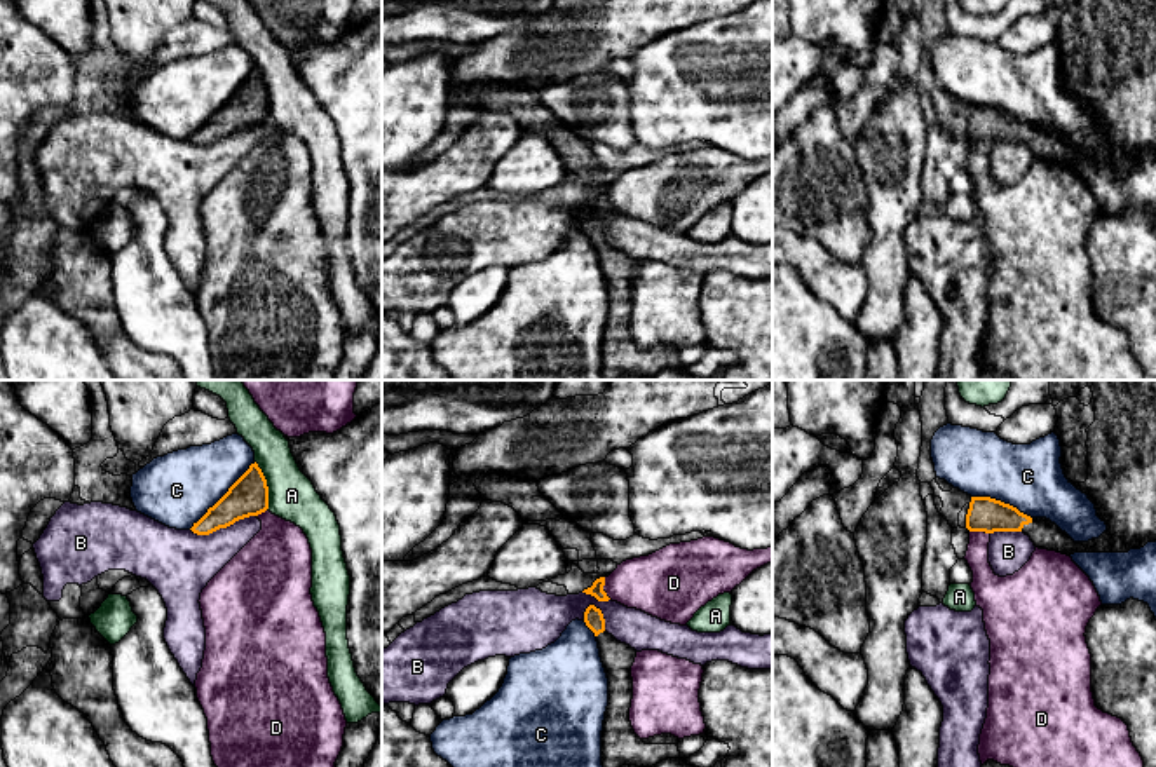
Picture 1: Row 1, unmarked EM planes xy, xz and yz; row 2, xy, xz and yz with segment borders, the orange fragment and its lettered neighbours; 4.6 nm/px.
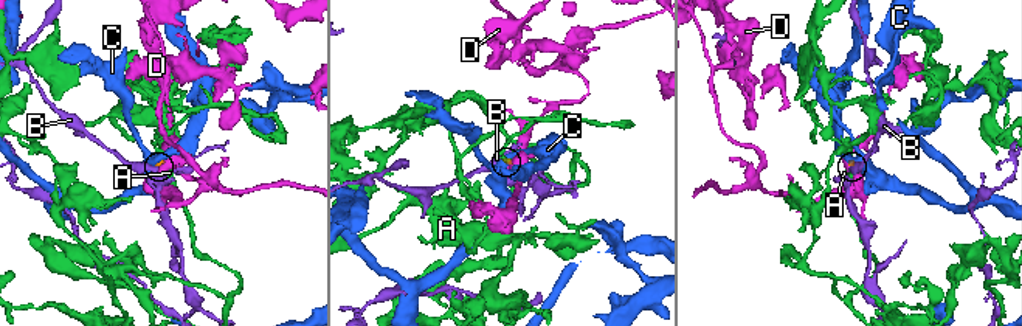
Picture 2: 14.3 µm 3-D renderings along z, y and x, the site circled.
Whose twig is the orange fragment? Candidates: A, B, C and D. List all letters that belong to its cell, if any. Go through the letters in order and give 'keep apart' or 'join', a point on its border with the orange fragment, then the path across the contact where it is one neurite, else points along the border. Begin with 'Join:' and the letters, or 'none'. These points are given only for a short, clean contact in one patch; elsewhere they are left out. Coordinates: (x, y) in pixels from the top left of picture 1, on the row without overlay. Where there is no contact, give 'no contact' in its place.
Join: none
A: keep apart | xy (265, 95) | along xy (255, 70), (265, 89), (267, 119)
B: keep apart | xy (222, 136) | along xy (255, 124), (239, 128), (208, 143), (194, 143), (190, 140)
C: keep apart | xy (224, 105)
D: keep apart | xz (602, 197) | along xz (604, 187), (604, 201), (611, 208)

